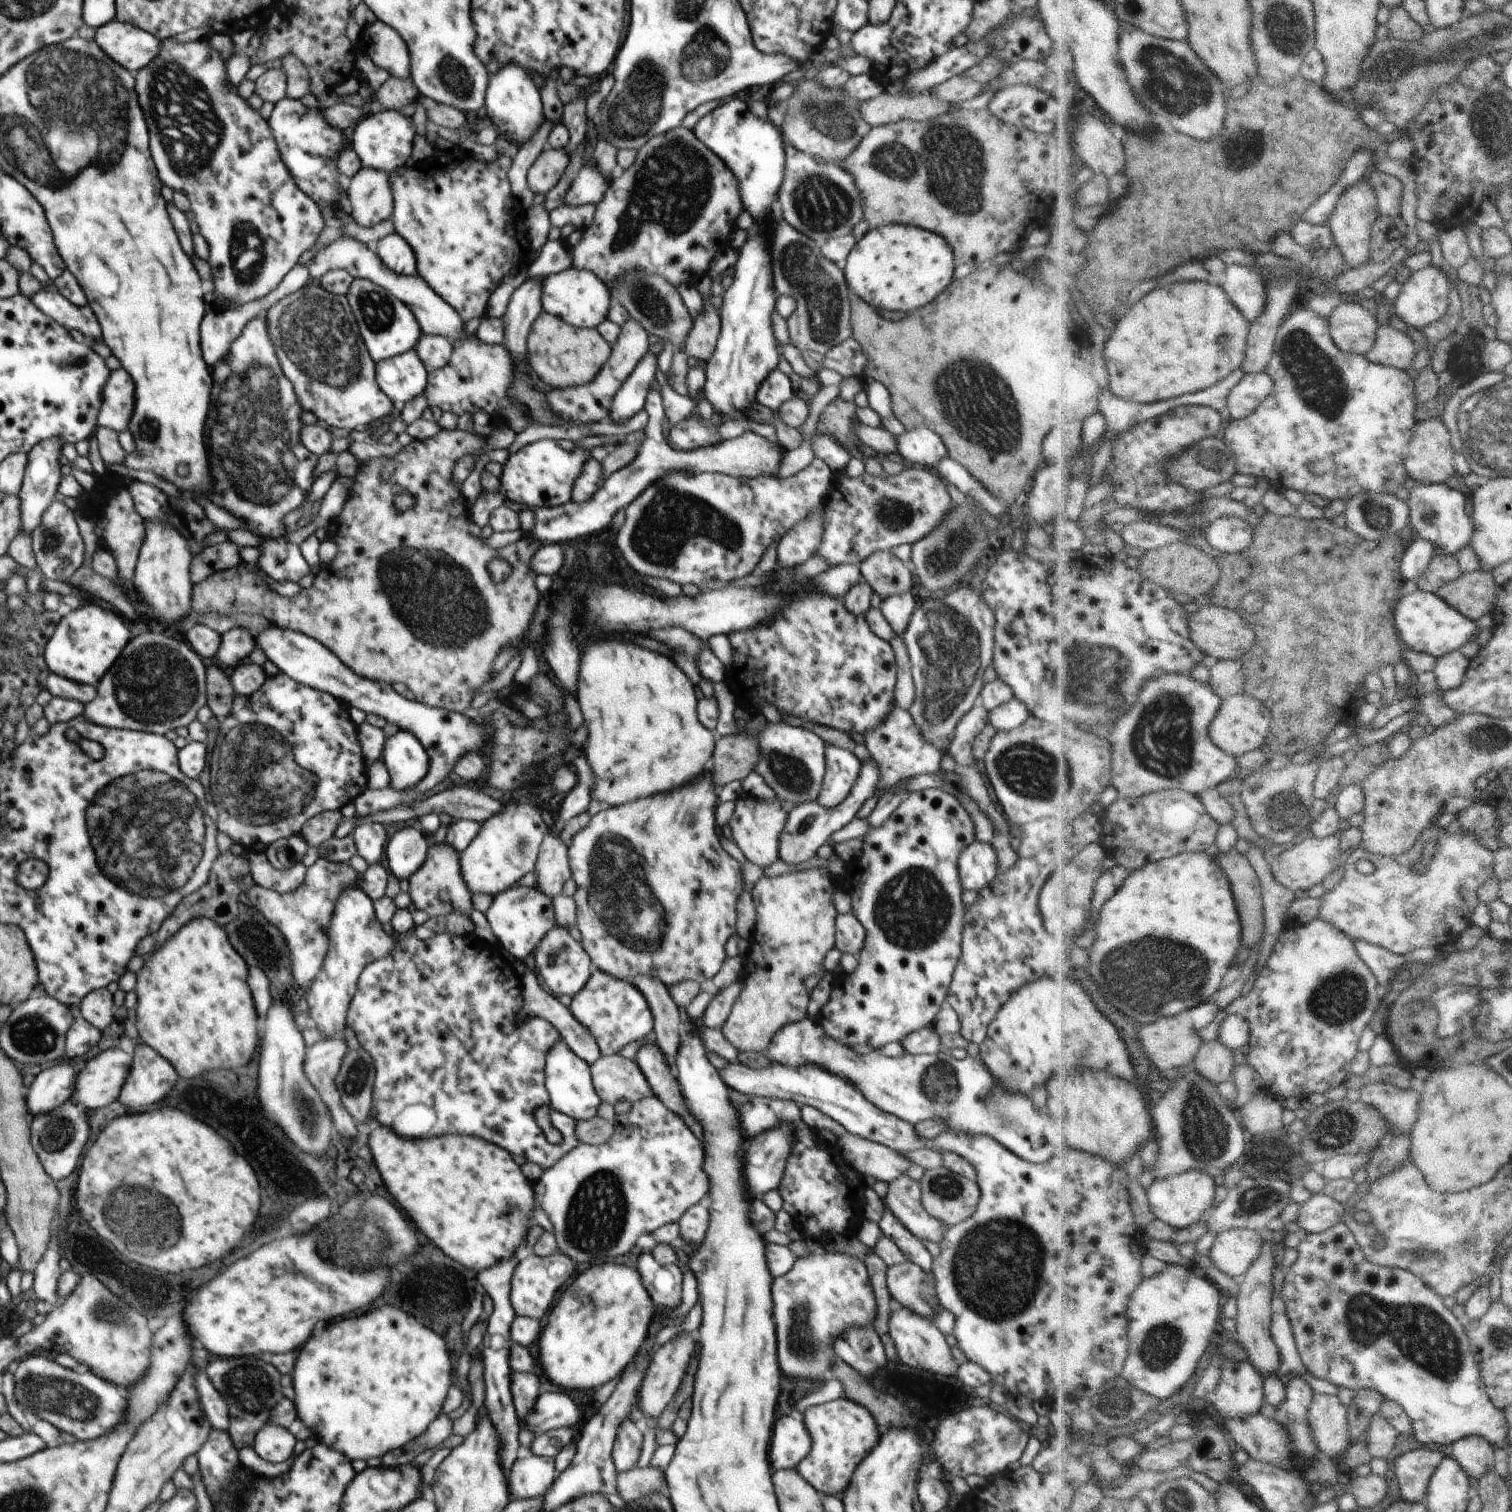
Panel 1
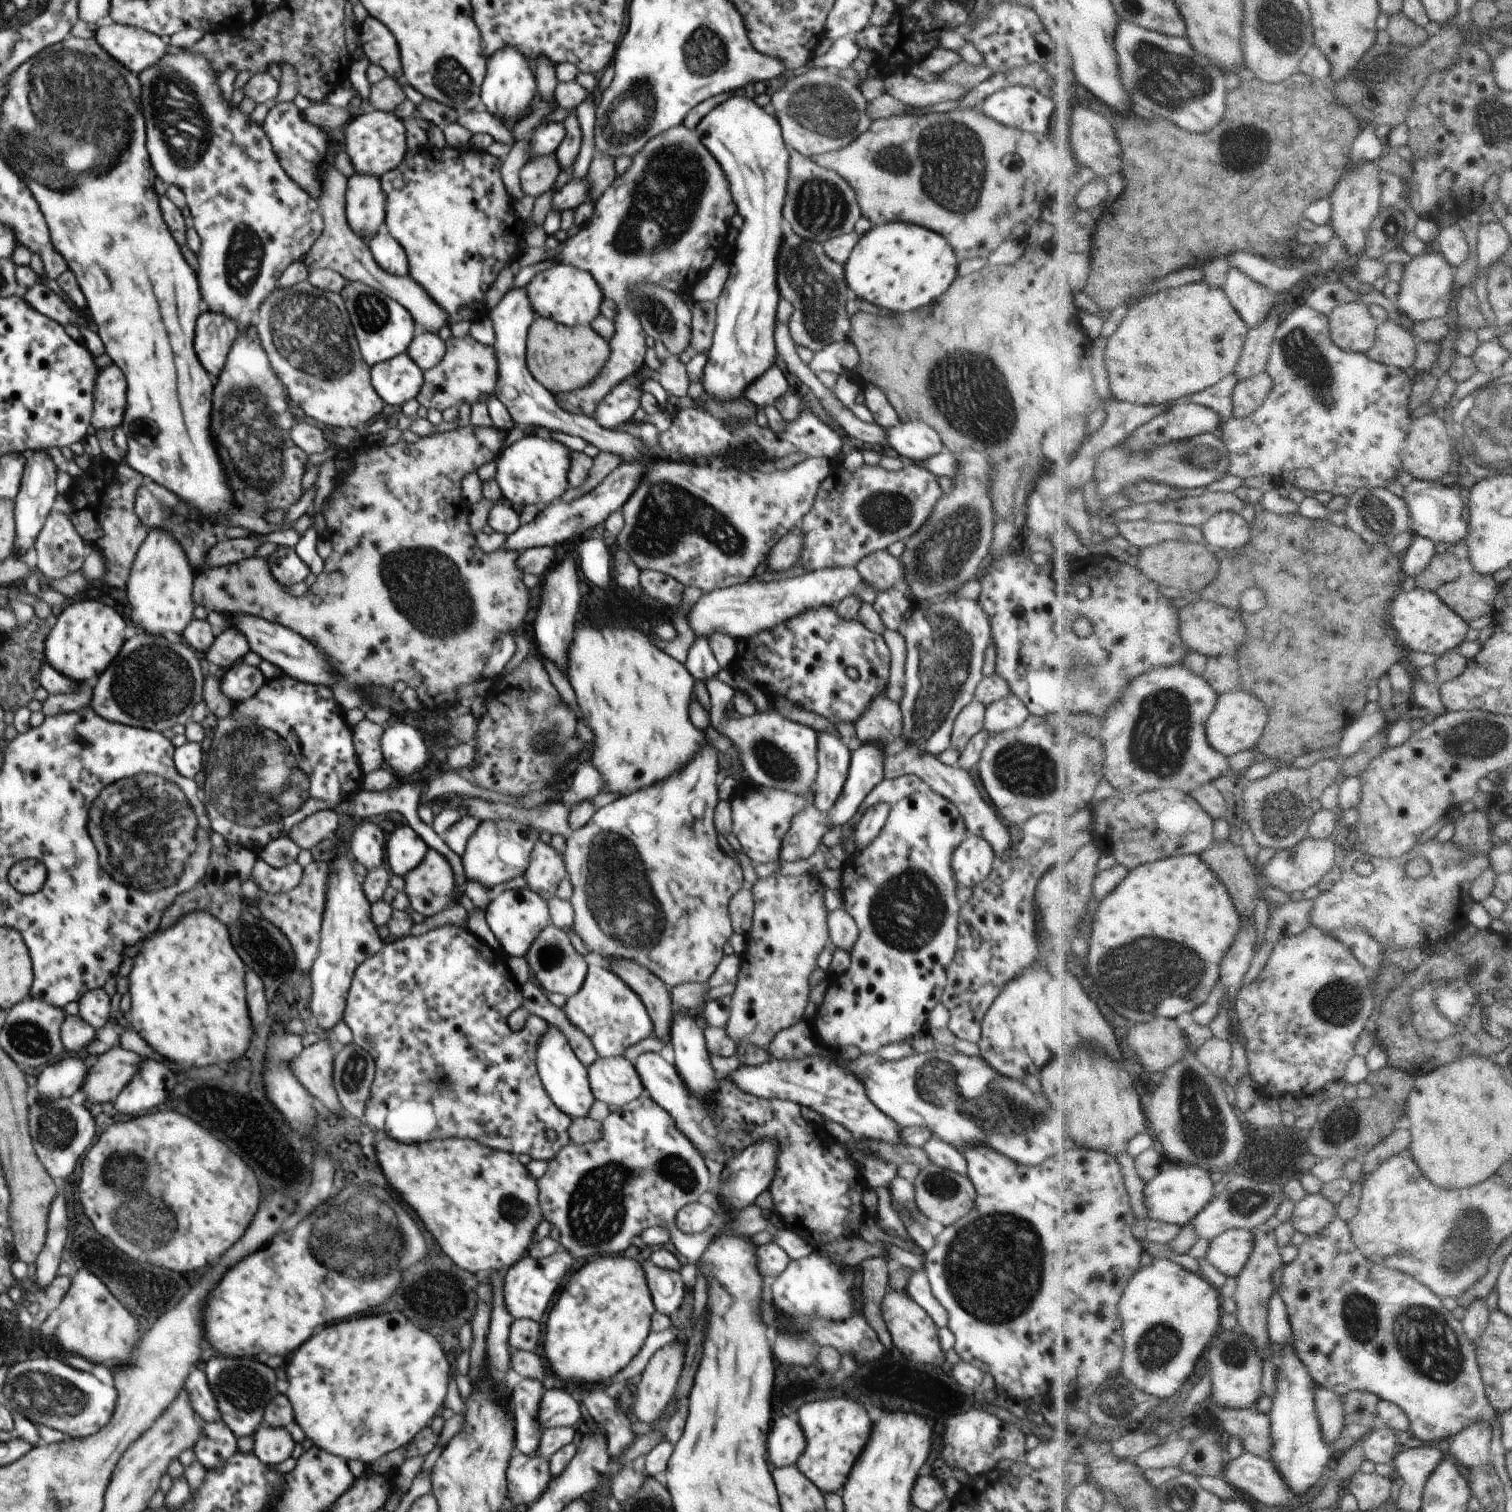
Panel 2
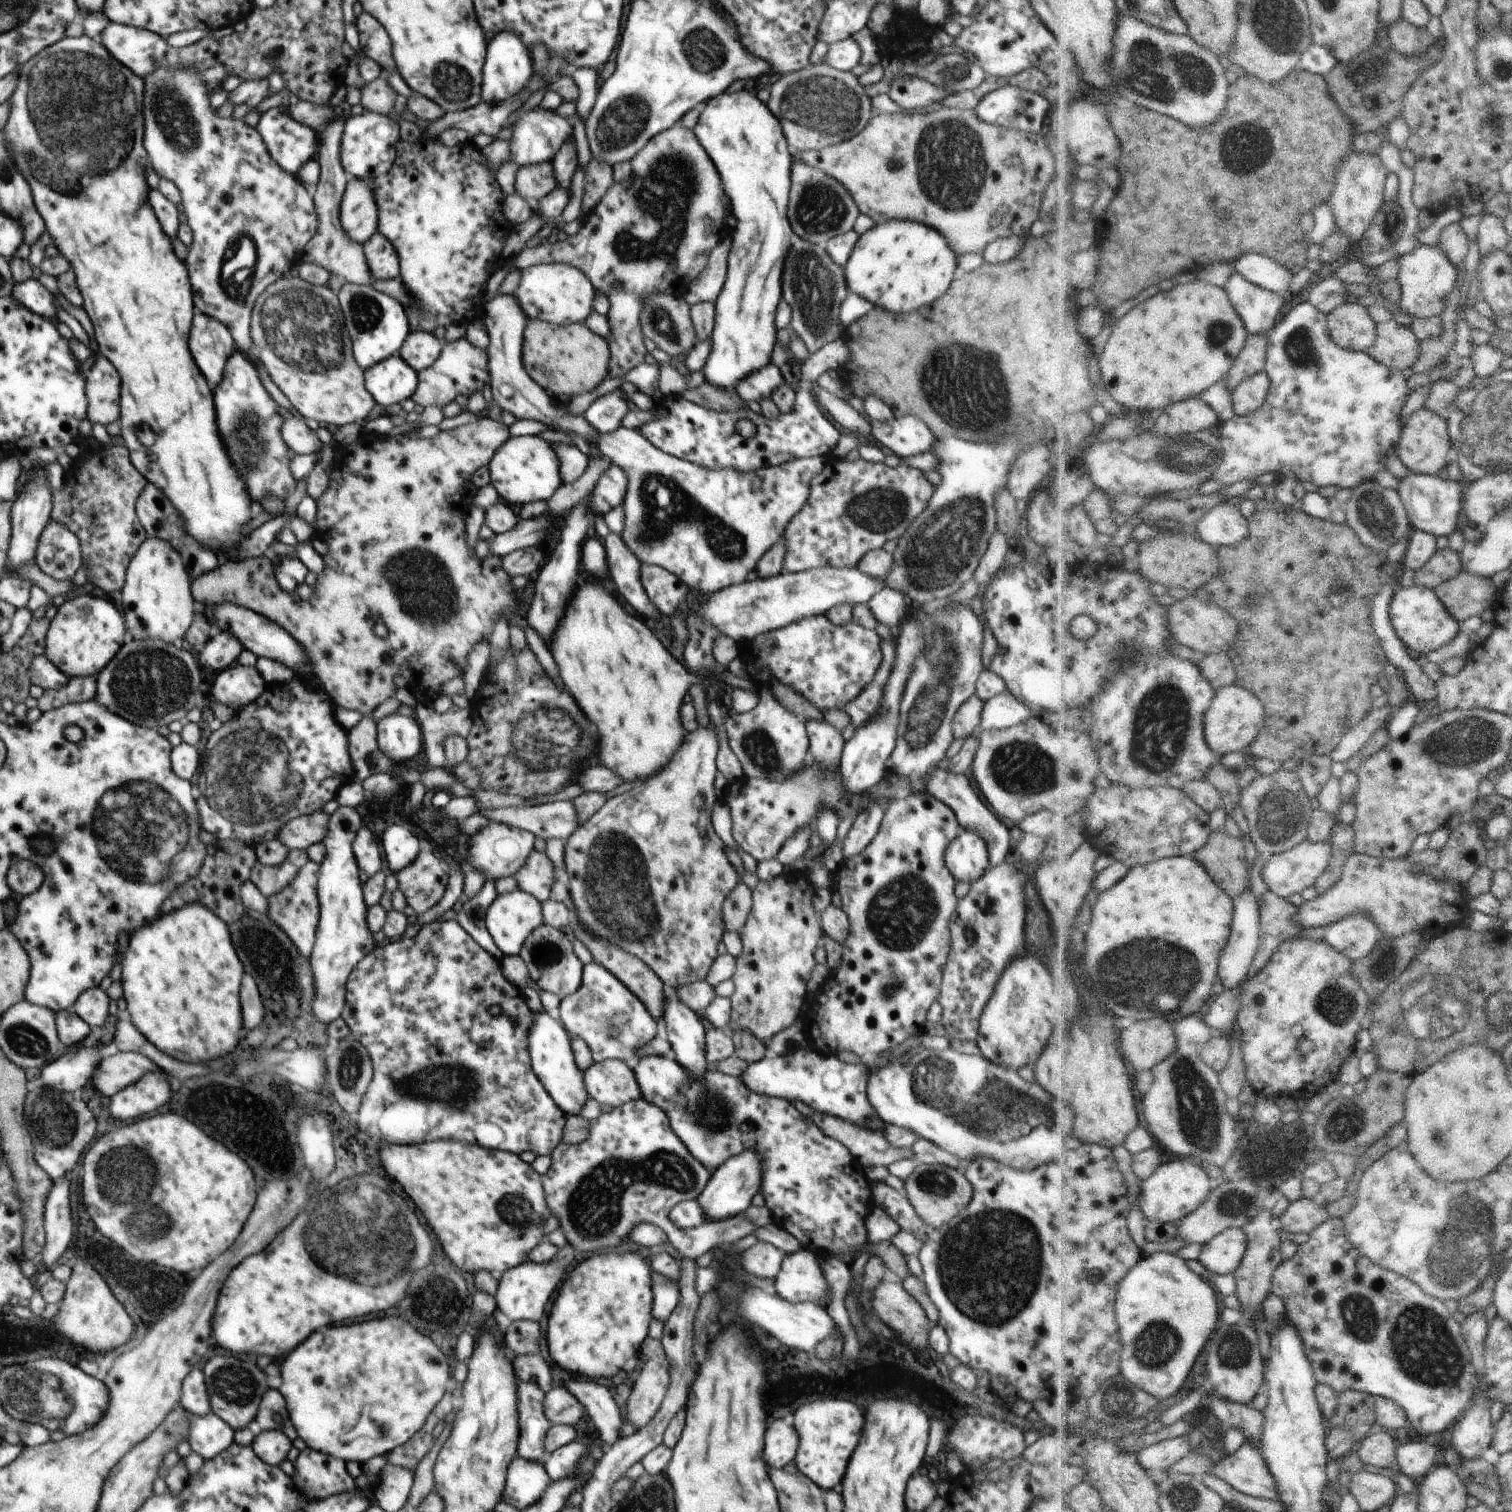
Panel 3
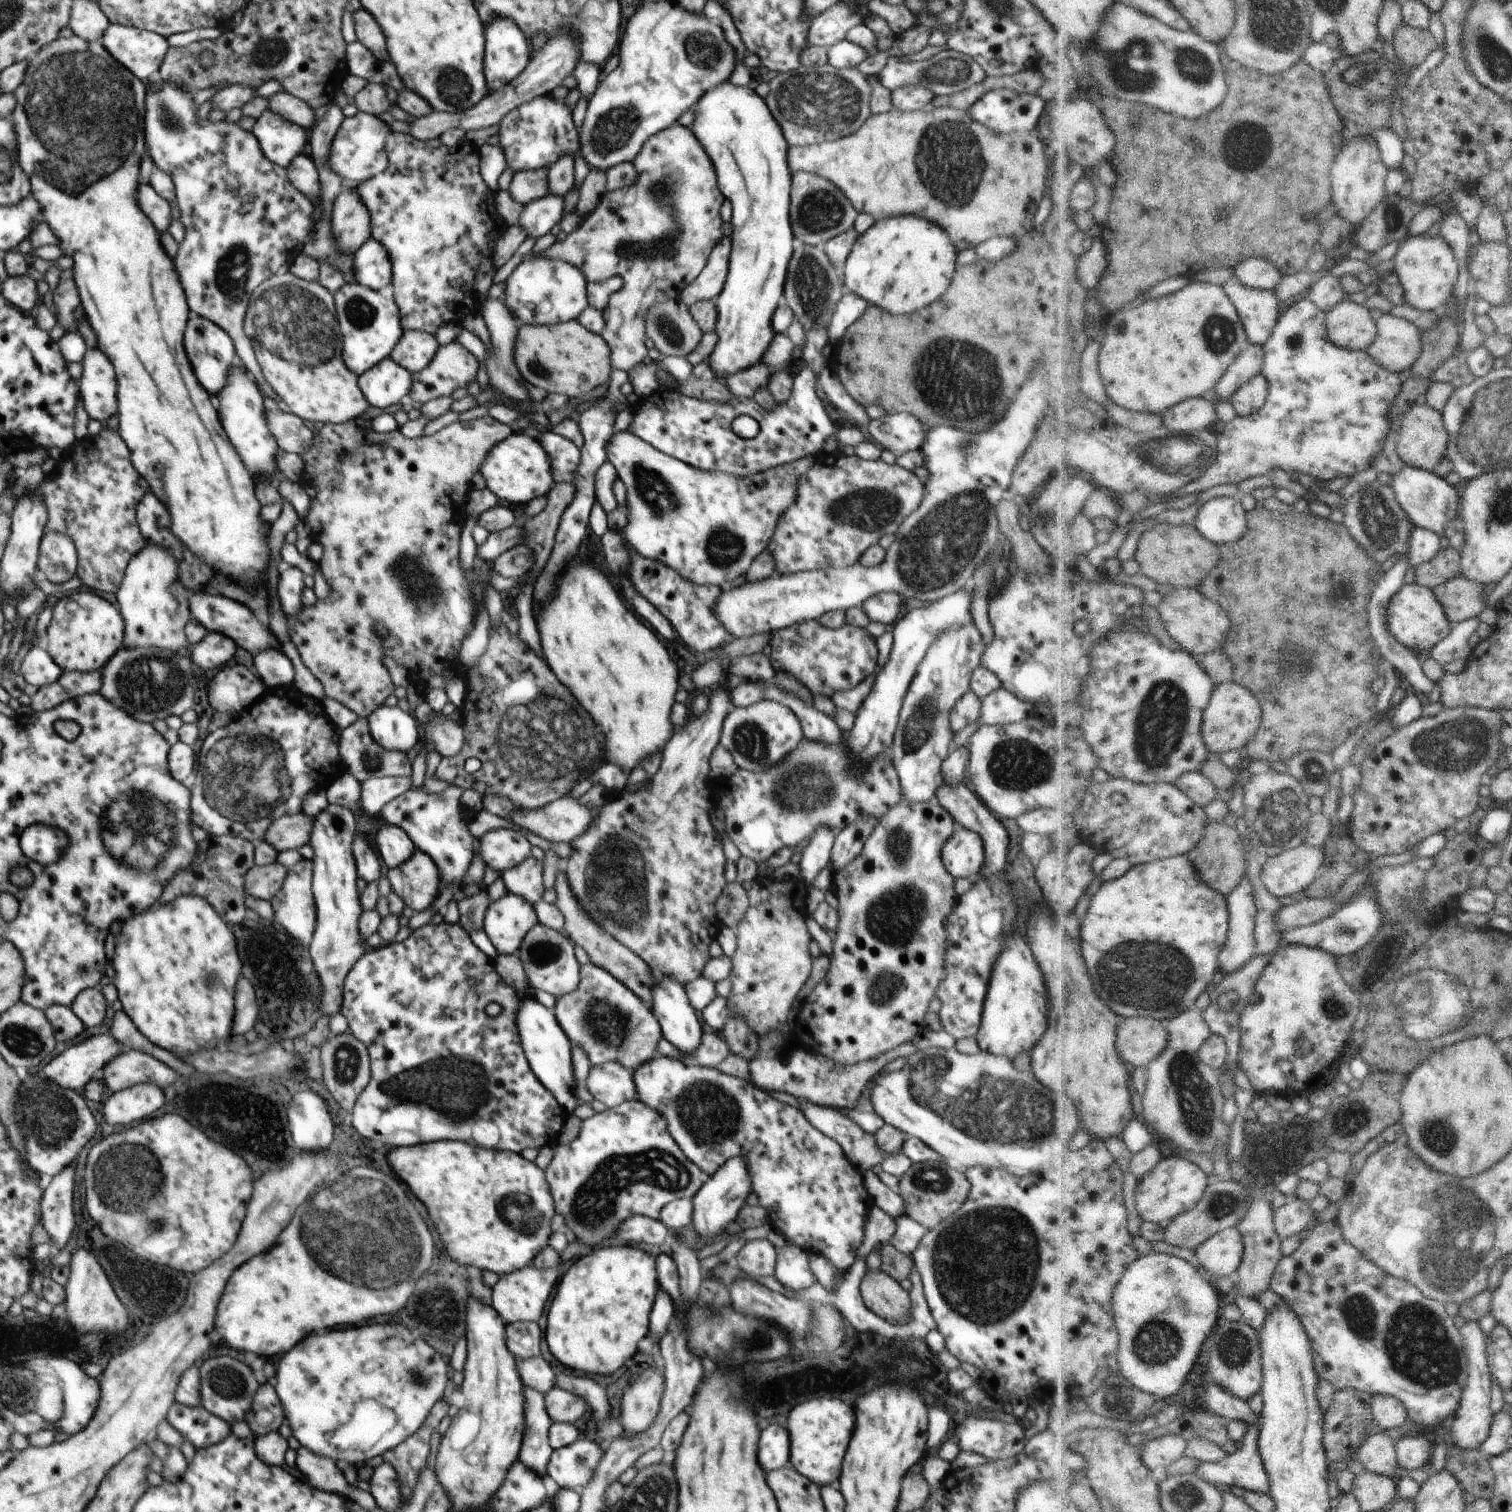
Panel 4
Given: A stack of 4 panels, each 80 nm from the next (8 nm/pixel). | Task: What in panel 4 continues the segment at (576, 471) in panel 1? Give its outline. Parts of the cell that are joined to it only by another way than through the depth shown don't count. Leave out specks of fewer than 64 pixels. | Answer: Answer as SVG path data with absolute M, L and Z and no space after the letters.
M513 432L502 442L496 443L480 465L479 471L486 479L488 490L503 504L525 506L532 499L547 496L555 484L548 453L536 438L523 433Z

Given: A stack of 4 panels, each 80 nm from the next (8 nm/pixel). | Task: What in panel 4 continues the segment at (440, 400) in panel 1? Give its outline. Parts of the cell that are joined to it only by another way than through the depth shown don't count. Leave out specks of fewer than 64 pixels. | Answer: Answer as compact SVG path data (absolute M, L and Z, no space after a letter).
M456 341L449 342L445 345L440 345L436 351L435 357L431 360L431 363L419 373L412 373L412 386L409 395L412 400L418 402L427 403L435 398L450 397L452 392L457 388L467 387L472 380L476 381L477 372L479 371L481 362L474 356L467 348L464 348L463 344Z

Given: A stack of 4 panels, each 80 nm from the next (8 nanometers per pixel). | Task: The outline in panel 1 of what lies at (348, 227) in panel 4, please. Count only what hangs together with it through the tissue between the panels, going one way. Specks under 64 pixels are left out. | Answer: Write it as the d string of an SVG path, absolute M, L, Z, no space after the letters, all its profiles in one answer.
M362 167L346 181L347 209L352 220L360 226L371 227L391 218L393 194L389 174Z

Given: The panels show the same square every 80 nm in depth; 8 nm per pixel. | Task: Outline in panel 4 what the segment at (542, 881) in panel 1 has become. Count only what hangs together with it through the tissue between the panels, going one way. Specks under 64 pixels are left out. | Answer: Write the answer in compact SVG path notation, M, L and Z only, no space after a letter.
M530 855L514 868L504 871L500 876L509 893L523 896L529 903L534 904L542 901L545 893L542 872L542 861Z

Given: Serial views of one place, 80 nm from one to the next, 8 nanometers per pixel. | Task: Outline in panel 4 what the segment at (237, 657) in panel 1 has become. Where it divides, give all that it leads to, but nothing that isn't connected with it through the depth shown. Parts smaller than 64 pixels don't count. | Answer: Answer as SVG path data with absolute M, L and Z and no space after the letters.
M222 633L207 634L199 643L189 647L190 660L208 674L224 668L229 660L235 658L237 644Z

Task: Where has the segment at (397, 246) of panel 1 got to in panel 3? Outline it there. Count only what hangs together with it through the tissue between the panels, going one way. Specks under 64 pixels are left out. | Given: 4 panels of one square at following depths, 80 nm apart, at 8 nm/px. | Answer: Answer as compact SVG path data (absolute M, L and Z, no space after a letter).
M376 231L366 242L363 242L363 249L367 265L376 280L399 276L399 256L388 237Z

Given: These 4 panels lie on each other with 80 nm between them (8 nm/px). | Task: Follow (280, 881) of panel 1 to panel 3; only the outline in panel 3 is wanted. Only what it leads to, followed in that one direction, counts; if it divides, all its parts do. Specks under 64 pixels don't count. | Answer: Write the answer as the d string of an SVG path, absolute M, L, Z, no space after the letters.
M257 860L256 864L252 867L249 880L256 885L256 888L265 897L269 897L284 890L289 884L292 884L298 871L298 863L292 864L284 861L278 866L266 866Z

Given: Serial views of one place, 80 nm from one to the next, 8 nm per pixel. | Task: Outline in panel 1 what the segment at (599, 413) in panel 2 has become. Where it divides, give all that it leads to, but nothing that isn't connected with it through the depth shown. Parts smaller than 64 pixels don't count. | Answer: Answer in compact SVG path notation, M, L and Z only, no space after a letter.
M648 351L632 374L622 383L621 389L614 395L610 417L615 423L628 421L637 412L645 408L646 397L651 389L658 369L658 359Z

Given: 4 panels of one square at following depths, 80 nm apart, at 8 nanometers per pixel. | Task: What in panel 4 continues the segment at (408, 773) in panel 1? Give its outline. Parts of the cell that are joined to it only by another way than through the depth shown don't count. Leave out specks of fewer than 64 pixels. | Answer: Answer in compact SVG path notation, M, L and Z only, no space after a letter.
M380 705L367 719L371 737L386 750L407 754L418 744L418 740L423 739L418 720L413 714L402 711L398 705L395 707Z

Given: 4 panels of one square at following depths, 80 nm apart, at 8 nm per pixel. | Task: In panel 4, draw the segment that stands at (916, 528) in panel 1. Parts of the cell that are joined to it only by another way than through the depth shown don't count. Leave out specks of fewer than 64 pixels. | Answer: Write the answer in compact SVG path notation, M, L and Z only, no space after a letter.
M844 453L833 454L834 464L815 462L799 480L796 502L788 508L777 523L768 549L775 558L775 570L782 574L815 571L828 567L844 567L859 562L868 547L878 544L886 534L896 535L900 525L922 502L925 486L913 471L898 464L887 464L878 459L867 461Z

